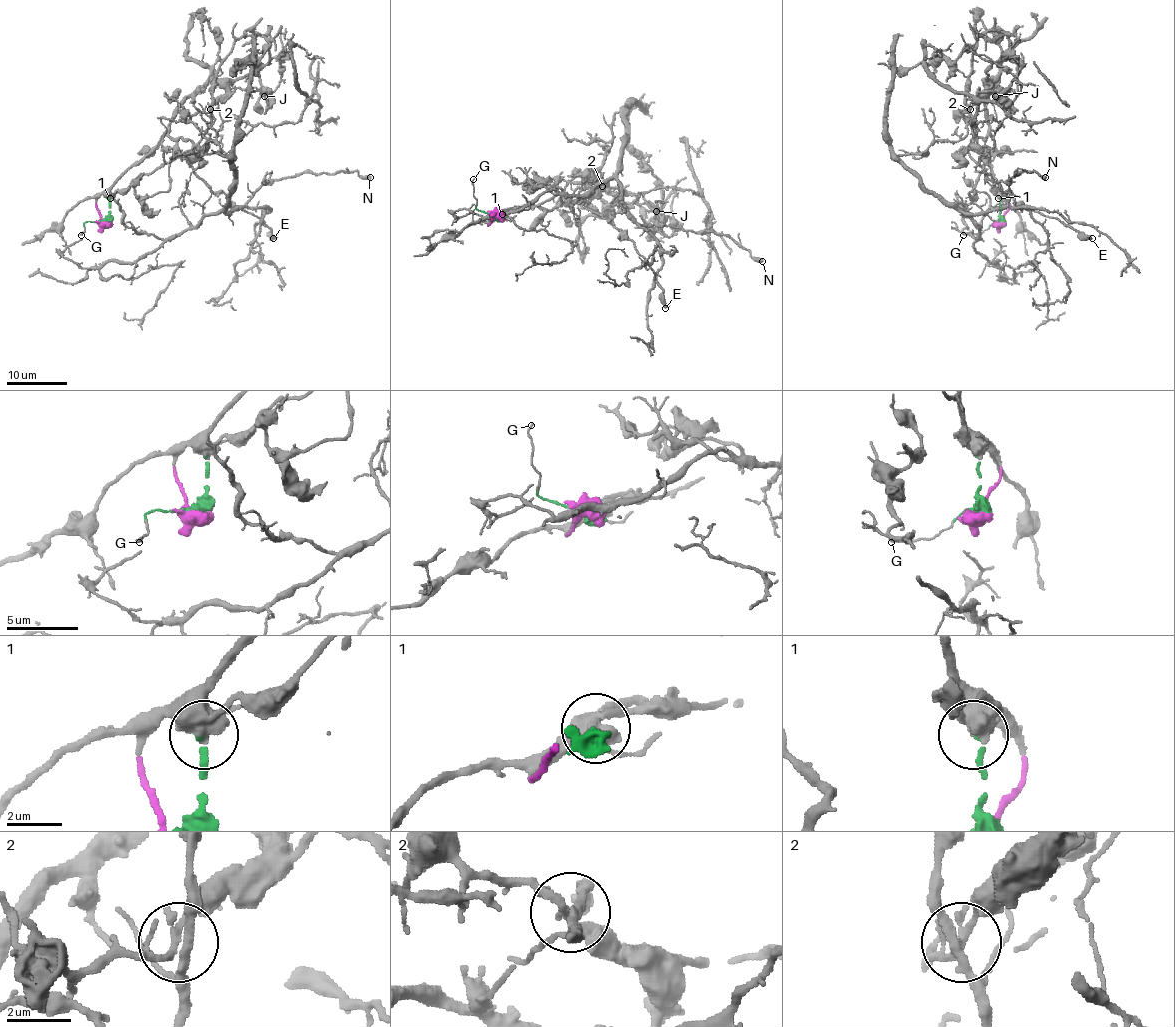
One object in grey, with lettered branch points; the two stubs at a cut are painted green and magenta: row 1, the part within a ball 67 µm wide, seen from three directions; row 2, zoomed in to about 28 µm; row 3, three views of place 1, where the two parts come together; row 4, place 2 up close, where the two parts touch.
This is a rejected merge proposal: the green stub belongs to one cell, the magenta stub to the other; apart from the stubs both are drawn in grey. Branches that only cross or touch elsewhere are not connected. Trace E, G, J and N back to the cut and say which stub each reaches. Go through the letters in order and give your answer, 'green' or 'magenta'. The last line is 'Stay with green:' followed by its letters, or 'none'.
E: green
G: green
J: magenta
N: magenta
Stay with green: E, G

